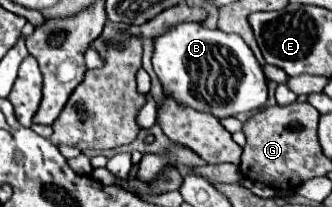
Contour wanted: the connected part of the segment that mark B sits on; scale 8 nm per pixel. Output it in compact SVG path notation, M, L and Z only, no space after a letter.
M181 22L153 38L153 68L163 84L165 94L175 96L179 104L191 106L199 112L209 112L217 118L253 112L263 108L267 102L267 80L261 74L261 64L255 60L251 48L243 42L243 38L223 30L209 30L197 22Z

